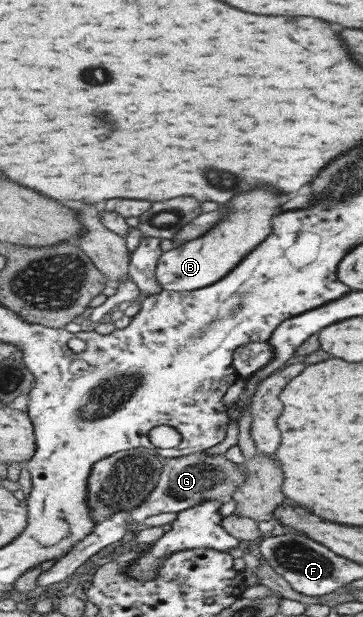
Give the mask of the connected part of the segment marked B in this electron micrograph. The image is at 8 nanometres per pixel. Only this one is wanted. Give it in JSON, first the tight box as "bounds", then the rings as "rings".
{"bounds":[157,188,293,291],"rings":[[[253,188],[235,196],[227,206],[229,214],[209,231],[194,240],[184,242],[175,249],[165,251],[159,259],[157,281],[163,291],[196,291],[220,283],[225,276],[241,264],[247,255],[270,237],[276,216],[282,214],[281,207],[293,198],[293,194],[281,194],[277,188]]]}

